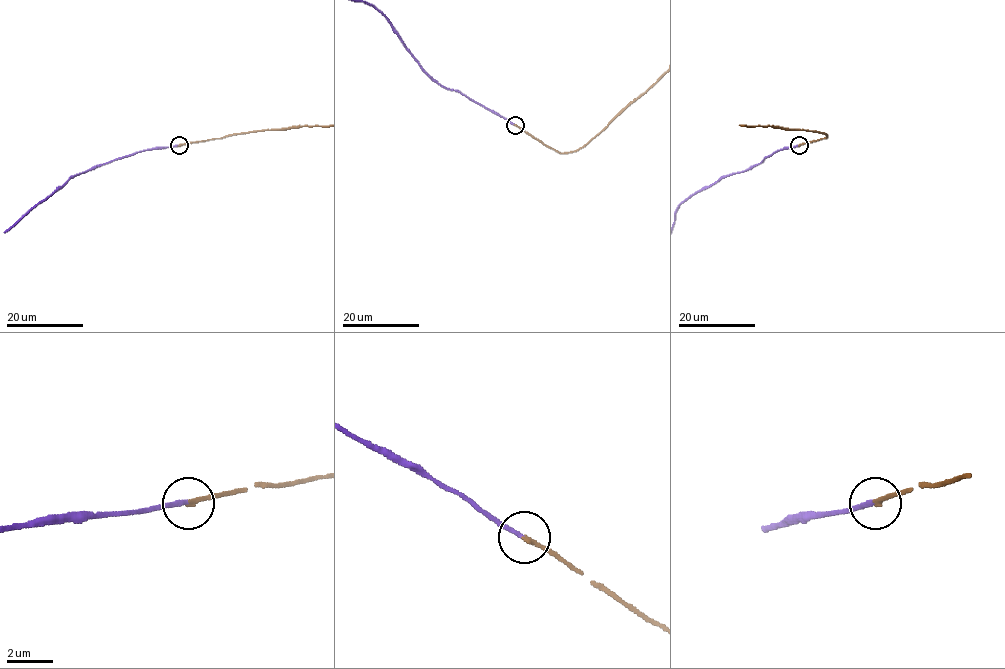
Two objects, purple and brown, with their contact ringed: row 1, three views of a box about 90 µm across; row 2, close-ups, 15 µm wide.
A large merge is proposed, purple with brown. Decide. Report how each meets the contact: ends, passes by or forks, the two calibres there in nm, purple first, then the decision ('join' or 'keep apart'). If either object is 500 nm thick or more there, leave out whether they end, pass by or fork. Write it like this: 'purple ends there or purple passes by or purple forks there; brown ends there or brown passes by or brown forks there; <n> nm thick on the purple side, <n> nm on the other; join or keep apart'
purple ends there; brown ends there; 170 nm thick on the purple side, 190 nm on the other; join

